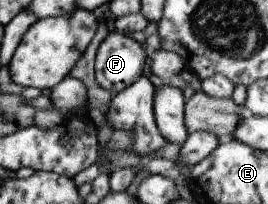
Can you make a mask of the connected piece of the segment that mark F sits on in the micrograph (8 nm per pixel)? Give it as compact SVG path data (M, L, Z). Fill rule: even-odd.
M108 33L95 52L96 84L112 95L118 94L142 75L145 56L145 47L127 35Z

